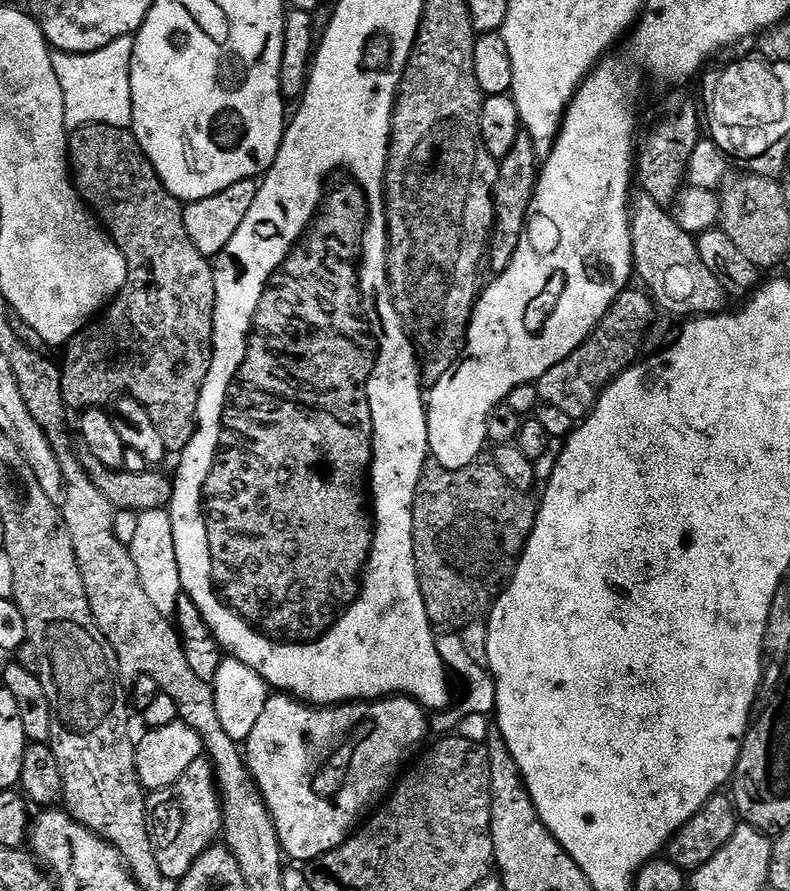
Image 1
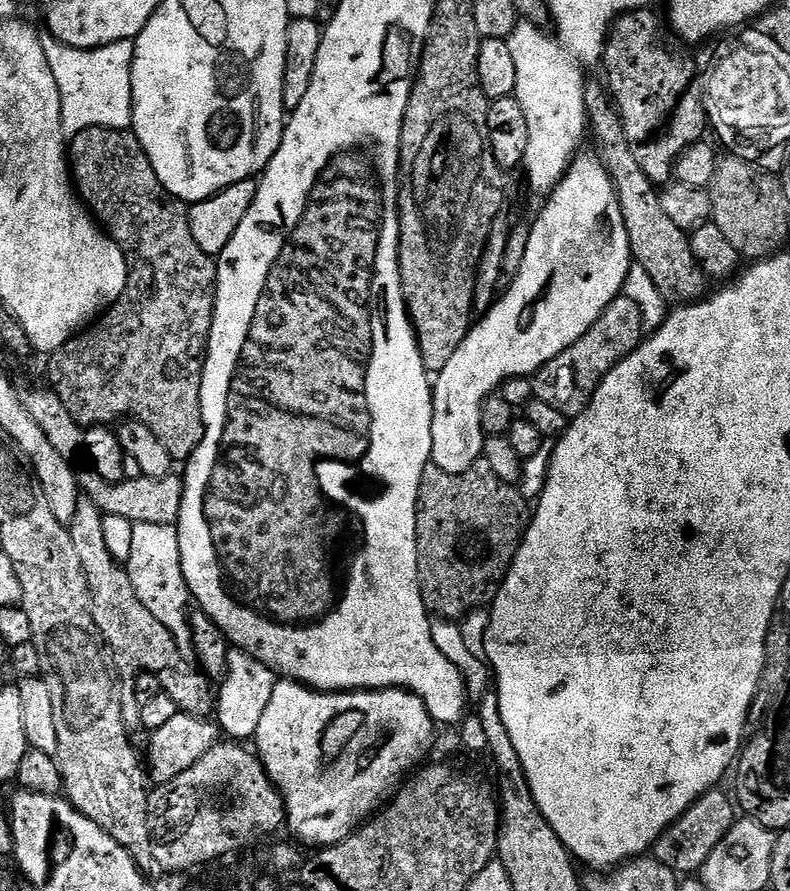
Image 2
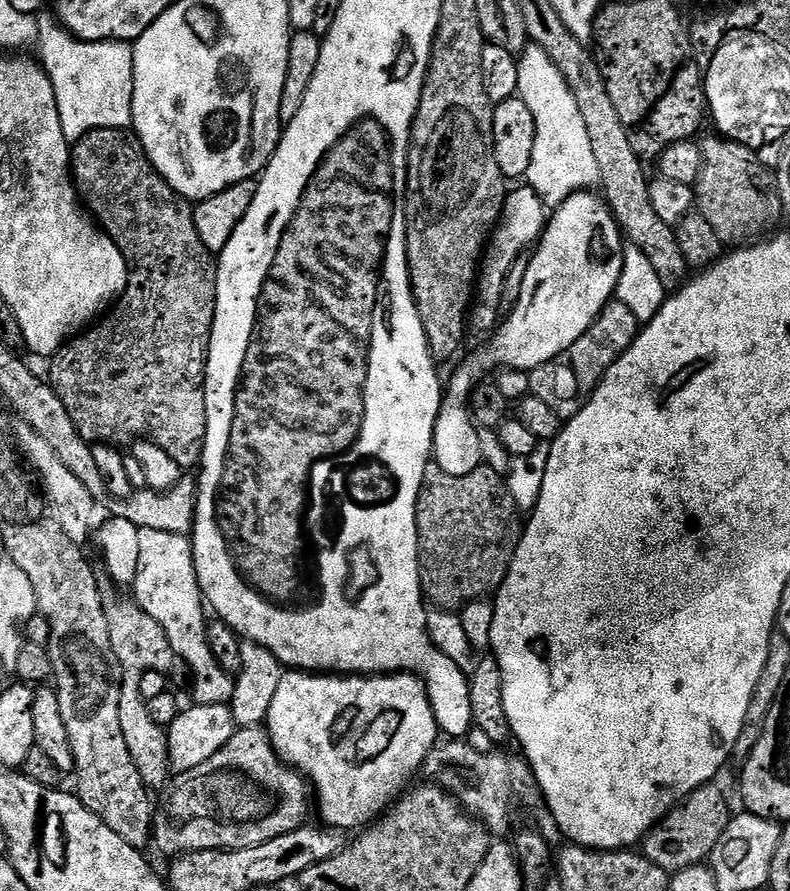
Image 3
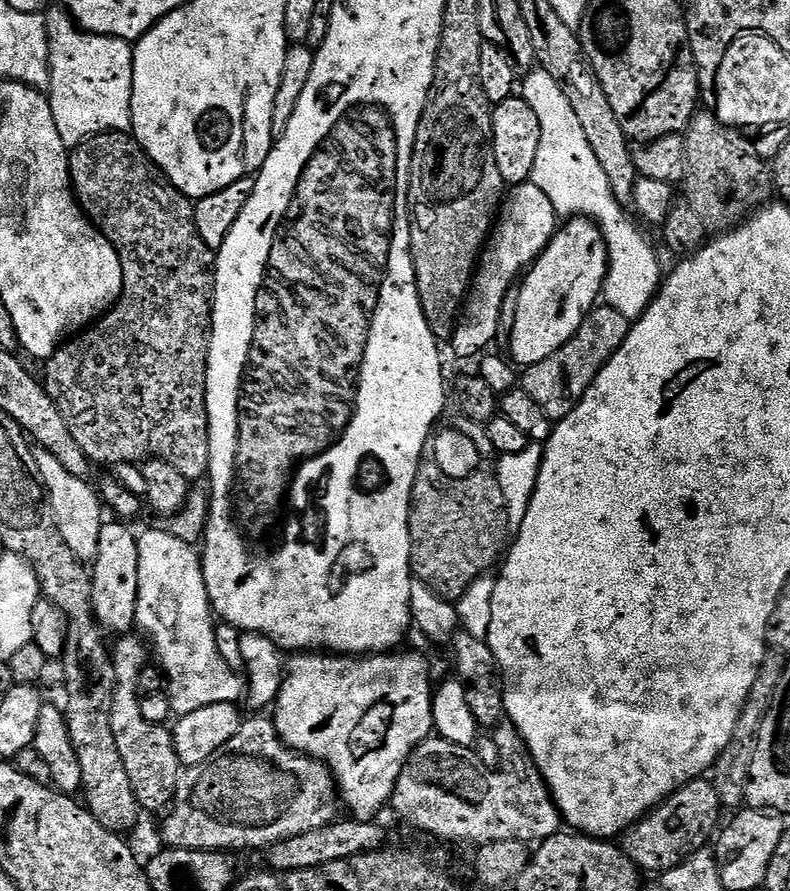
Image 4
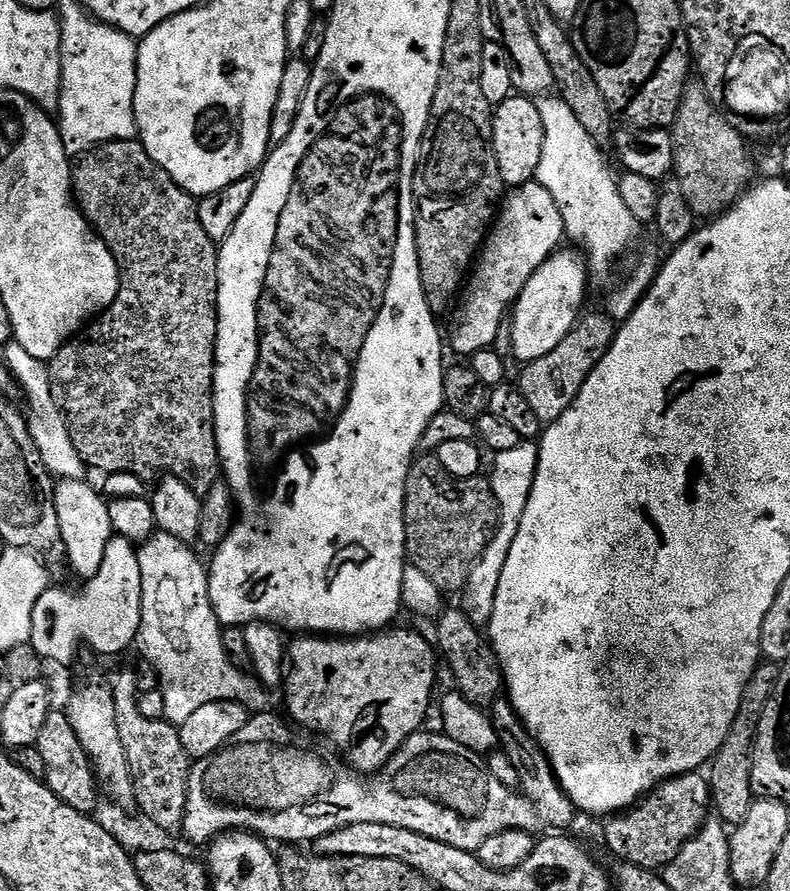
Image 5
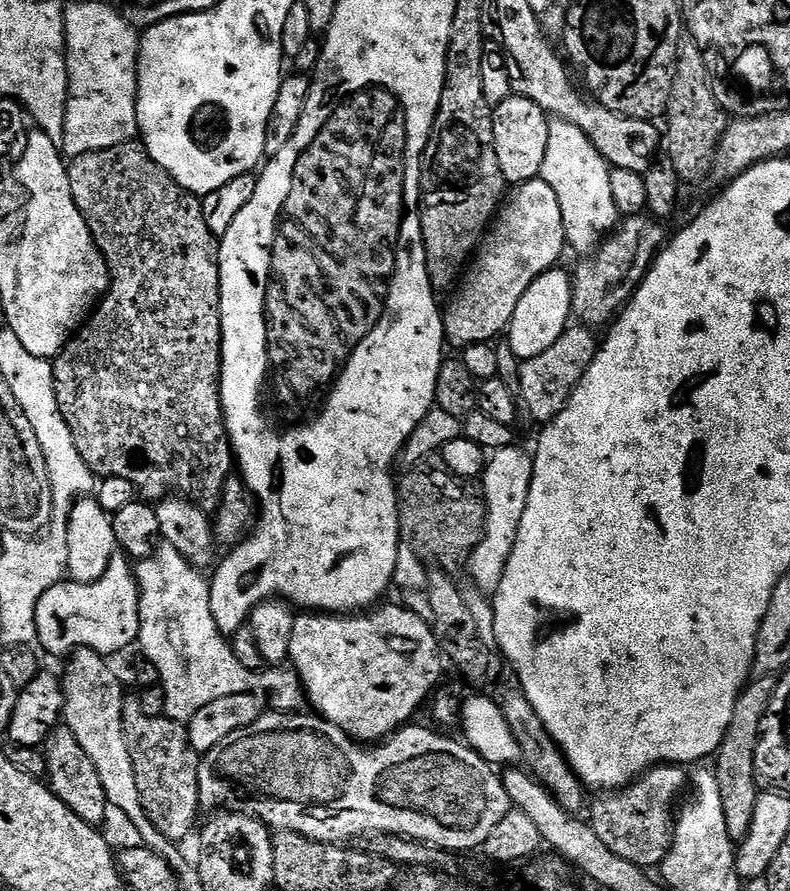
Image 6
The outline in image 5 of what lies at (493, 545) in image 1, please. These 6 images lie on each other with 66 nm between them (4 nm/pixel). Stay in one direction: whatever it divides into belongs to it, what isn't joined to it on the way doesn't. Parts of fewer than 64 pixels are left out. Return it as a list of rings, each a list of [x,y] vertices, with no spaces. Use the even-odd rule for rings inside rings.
[[[435,454],[413,459],[404,499],[406,556],[411,567],[422,570],[441,592],[459,593],[463,589],[470,578],[470,570],[492,541],[499,523],[500,507],[491,479],[483,475],[465,480],[454,478]]]

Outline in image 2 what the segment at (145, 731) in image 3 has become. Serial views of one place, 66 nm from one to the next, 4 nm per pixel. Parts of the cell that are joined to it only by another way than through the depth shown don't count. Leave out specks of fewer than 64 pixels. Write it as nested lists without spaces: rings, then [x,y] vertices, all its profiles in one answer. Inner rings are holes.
[[[81,499],[76,507],[70,531],[78,562],[86,574],[86,582],[92,599],[92,617],[108,644],[120,679],[120,701],[122,716],[129,731],[137,731],[141,724],[141,704],[137,700],[137,676],[144,672],[154,674],[160,683],[160,691],[174,698],[177,709],[184,714],[208,714],[214,708],[214,688],[207,676],[195,663],[184,657],[185,649],[172,637],[170,630],[142,606],[142,598],[130,582],[128,569],[106,548],[103,534],[103,520],[100,509],[91,500]]]

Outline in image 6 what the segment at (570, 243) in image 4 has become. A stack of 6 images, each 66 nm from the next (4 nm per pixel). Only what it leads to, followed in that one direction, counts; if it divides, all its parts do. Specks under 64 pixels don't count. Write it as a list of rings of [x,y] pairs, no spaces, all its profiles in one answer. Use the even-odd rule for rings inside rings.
[[[561,270],[543,272],[538,279],[522,294],[522,302],[518,302],[518,310],[514,310],[512,323],[506,329],[508,344],[517,356],[517,361],[523,362],[542,354],[569,327],[572,316],[572,280]]]

